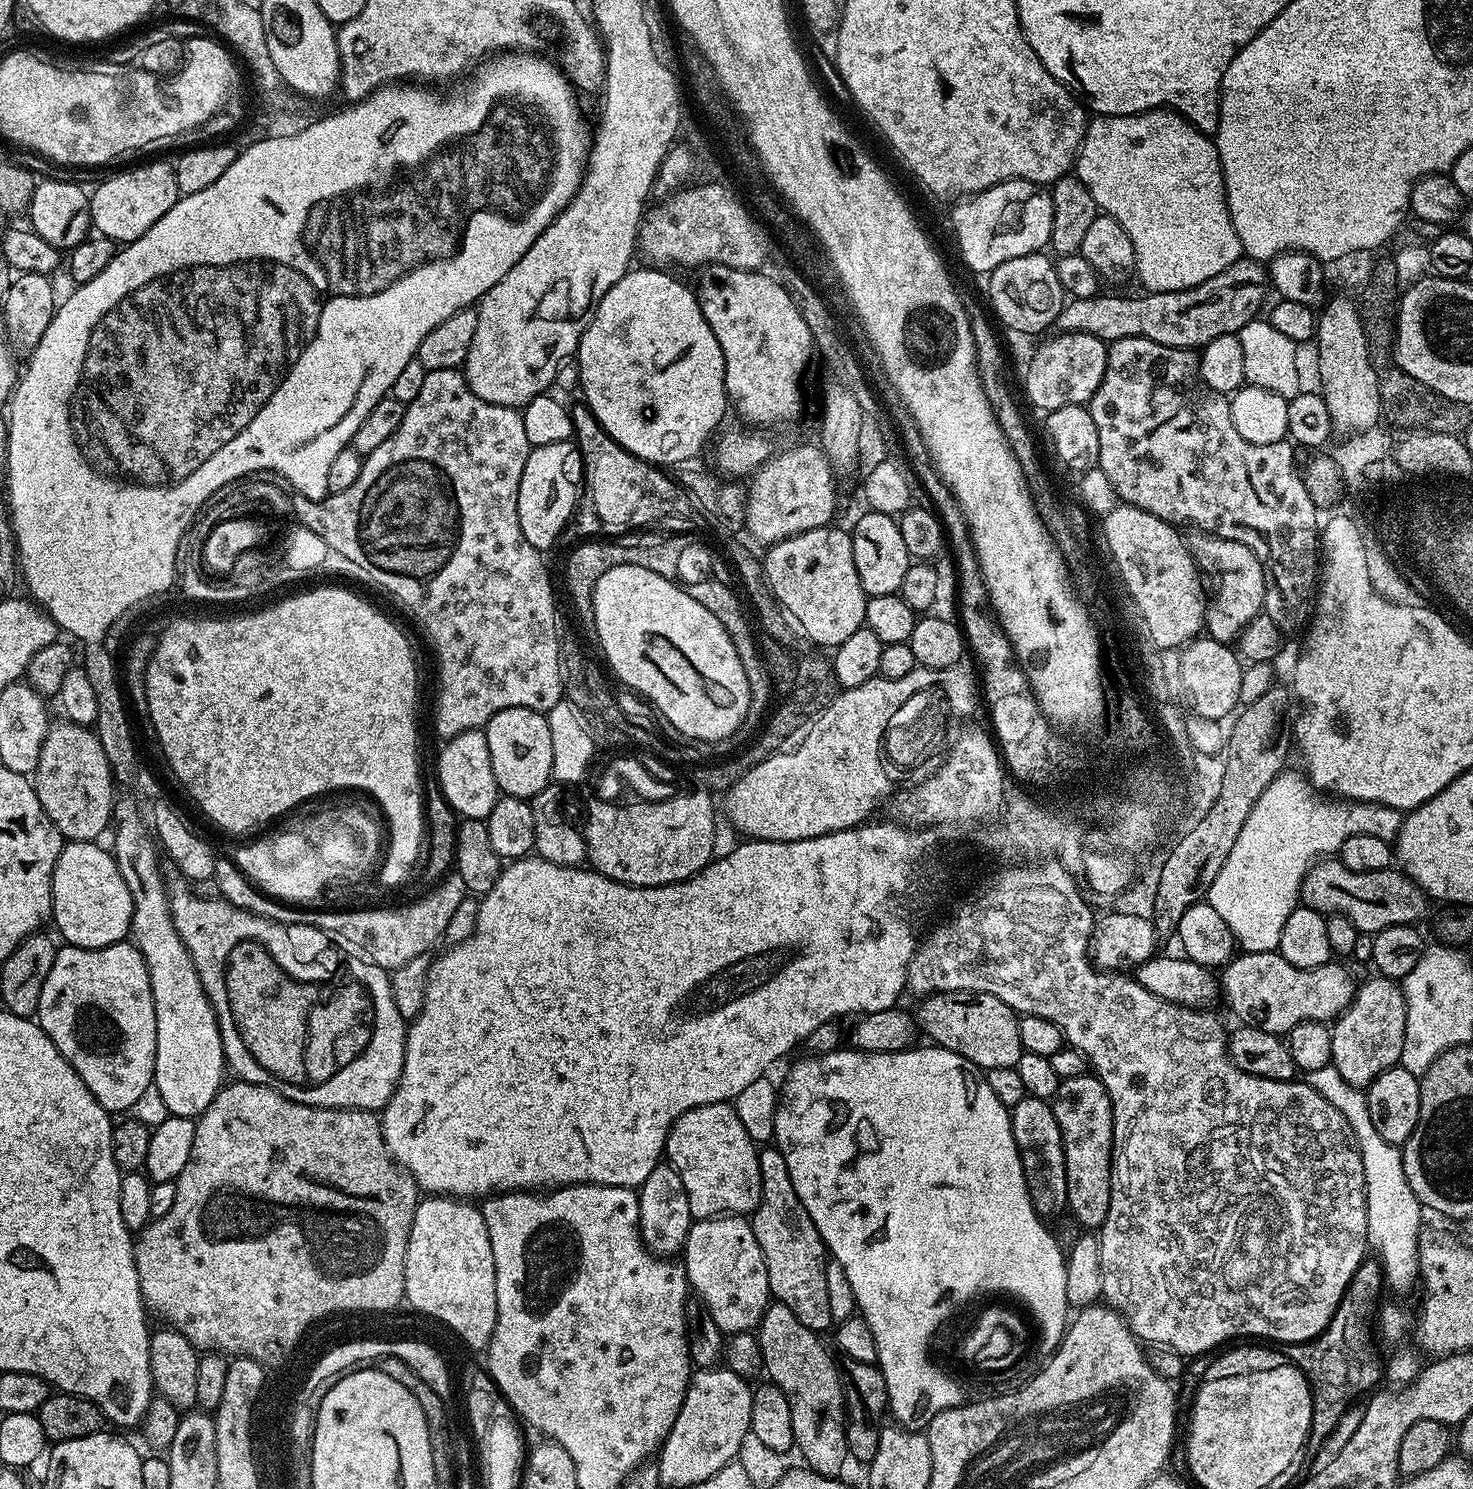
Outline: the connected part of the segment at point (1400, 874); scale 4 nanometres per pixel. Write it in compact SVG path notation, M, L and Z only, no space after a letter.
M1339 858L1317 860L1304 878L1300 894L1303 903L1317 912L1337 912L1354 922L1357 932L1381 932L1386 926L1419 925L1428 912L1430 897L1412 877L1395 867L1381 872L1355 872Z

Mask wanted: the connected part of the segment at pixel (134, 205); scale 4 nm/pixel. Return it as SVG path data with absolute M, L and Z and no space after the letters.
M156 160L153 164L140 164L125 172L116 172L109 180L104 180L96 189L91 189L88 205L92 215L92 228L101 237L130 244L138 239L158 218L162 218L175 206L181 197L176 181L176 169L171 163Z

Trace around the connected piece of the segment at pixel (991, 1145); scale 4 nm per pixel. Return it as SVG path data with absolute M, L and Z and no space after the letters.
M913 1046L902 1052L837 1050L803 1058L789 1070L784 1088L782 1084L779 1089L774 1114L774 1144L780 1149L782 1158L786 1158L786 1170L790 1170L794 1194L798 1194L802 1206L806 1206L806 1214L810 1214L818 1234L824 1239L825 1249L830 1253L831 1259L838 1261L842 1270L846 1270L846 1278L854 1290L859 1315L863 1316L874 1338L876 1364L886 1378L888 1408L896 1415L895 1421L901 1427L912 1431L927 1429L931 1421L928 1416L936 1413L936 1406L940 1406L941 1412L960 1405L959 1393L955 1392L952 1384L942 1381L939 1372L932 1372L932 1368L928 1368L928 1360L924 1360L924 1339L935 1319L939 1319L941 1312L947 1311L954 1296L968 1296L975 1287L1010 1287L1024 1292L1024 1296L1032 1300L1030 1284L1038 1284L1042 1280L1066 1280L1065 1249L1060 1249L1059 1242L1044 1225L1047 1223L1037 1216L1028 1193L1022 1158L1014 1142L1010 1109L998 1102L994 1090L990 1090L987 1079L981 1078L981 1069L976 1065L945 1048L927 1047Z

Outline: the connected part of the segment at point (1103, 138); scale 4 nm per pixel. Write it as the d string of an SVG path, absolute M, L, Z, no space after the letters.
M1154 108L1150 112L1139 112L1133 116L1106 116L1103 118L1092 118L1087 121L1084 137L1080 143L1080 151L1076 153L1076 163L1074 165L1074 174L1090 190L1090 198L1094 198L1097 209L1103 215L1112 216L1122 230L1134 242L1134 254L1136 255L1135 275L1140 276L1140 280L1145 284L1148 292L1177 292L1198 286L1214 274L1222 274L1234 262L1242 258L1242 249L1238 242L1238 234L1232 225L1232 219L1228 213L1228 195L1224 189L1224 171L1220 155L1216 149L1213 137L1211 135L1199 132L1185 116L1180 115L1175 110L1165 110Z

